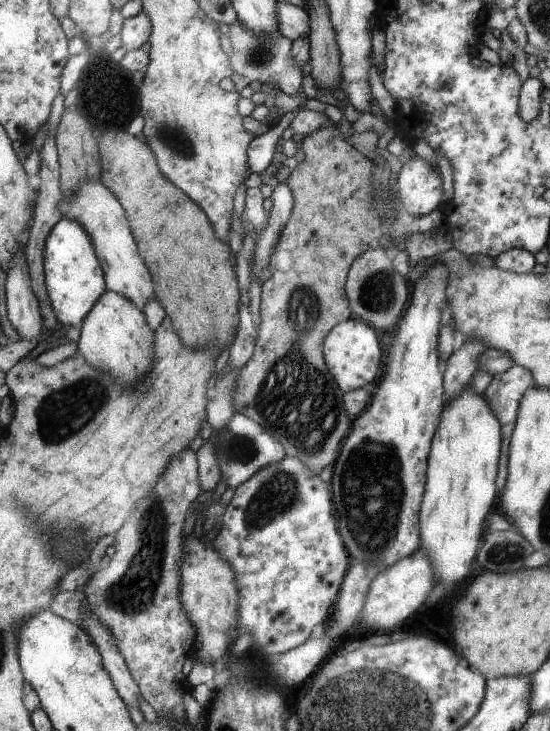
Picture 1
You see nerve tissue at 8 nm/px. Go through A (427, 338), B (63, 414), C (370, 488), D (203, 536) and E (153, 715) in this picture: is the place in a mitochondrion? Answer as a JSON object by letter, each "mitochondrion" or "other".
{"A":"other","B":"mitochondrion","C":"mitochondrion","D":"other","E":"other"}

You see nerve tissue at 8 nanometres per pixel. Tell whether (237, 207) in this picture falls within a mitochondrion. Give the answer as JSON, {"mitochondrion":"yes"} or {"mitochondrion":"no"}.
{"mitochondrion":"no"}

